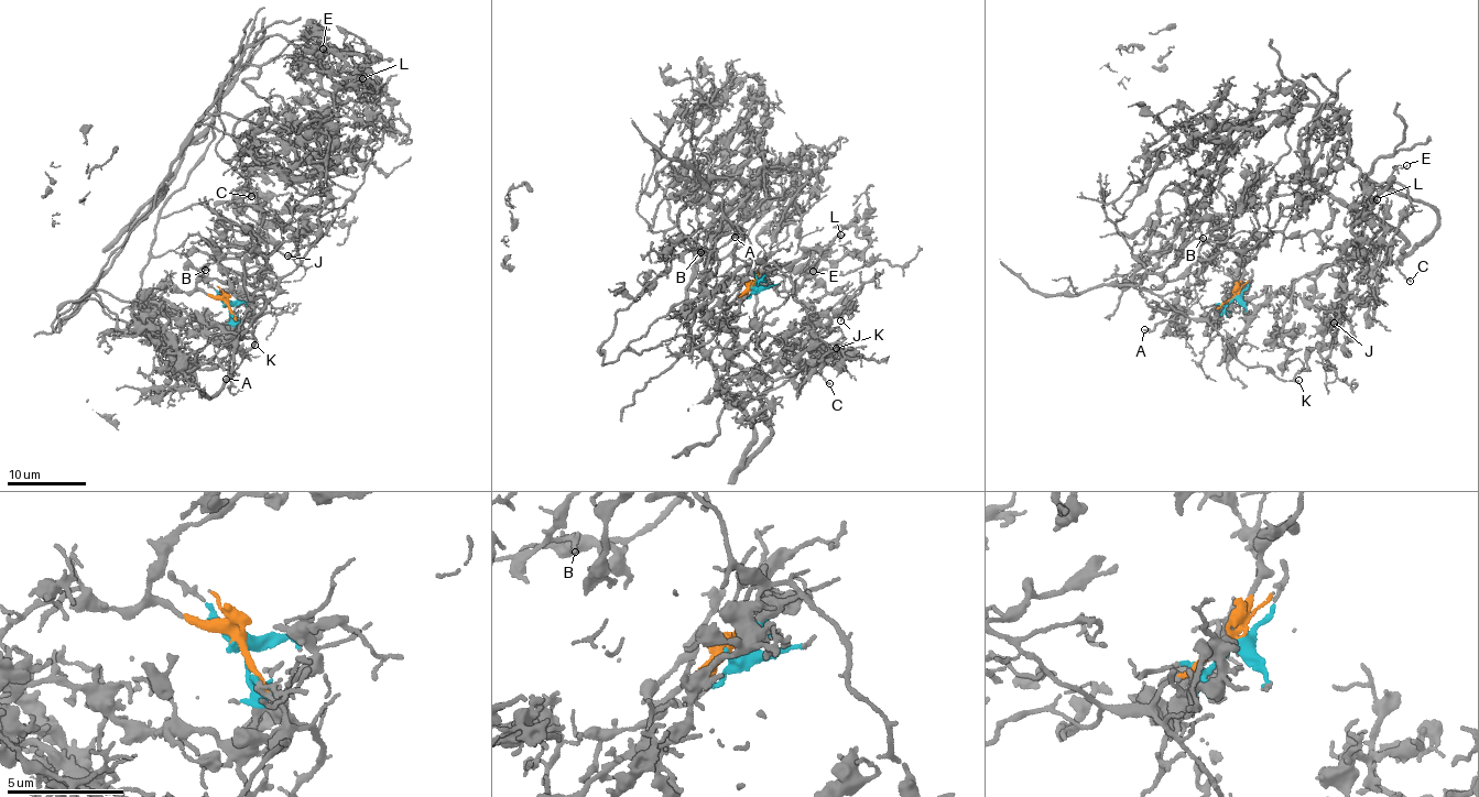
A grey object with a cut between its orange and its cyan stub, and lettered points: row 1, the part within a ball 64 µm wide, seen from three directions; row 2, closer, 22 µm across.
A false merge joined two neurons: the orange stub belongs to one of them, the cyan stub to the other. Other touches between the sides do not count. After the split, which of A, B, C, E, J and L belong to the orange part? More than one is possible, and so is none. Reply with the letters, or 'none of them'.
A, B

